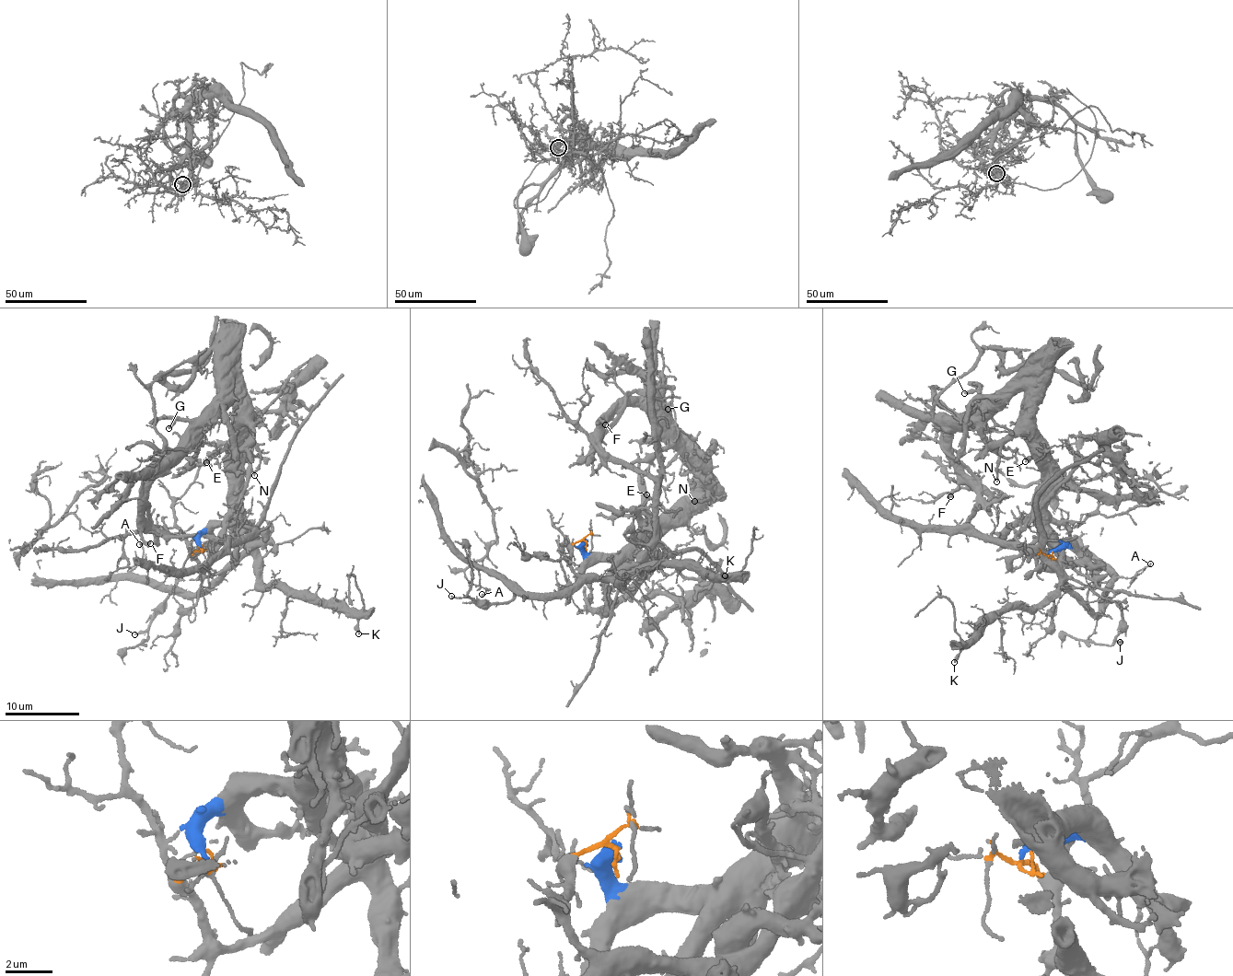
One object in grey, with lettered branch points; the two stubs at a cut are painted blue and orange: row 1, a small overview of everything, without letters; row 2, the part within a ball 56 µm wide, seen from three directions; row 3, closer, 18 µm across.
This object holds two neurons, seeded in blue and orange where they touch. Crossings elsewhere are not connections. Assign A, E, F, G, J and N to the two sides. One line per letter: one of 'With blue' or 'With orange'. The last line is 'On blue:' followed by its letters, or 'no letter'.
A: With orange
E: With blue
F: With blue
G: With blue
J: With orange
N: With blue
On blue: E, F, G, N

